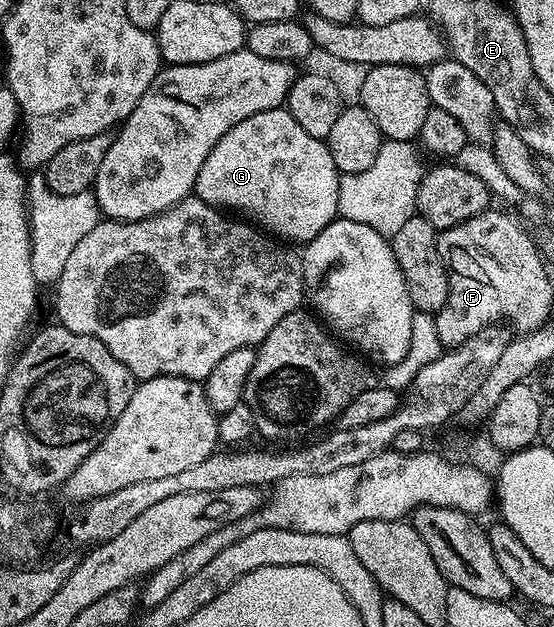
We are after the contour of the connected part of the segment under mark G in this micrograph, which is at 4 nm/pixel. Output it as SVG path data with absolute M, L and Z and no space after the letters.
M281 107L250 115L250 119L242 119L242 123L230 127L230 131L218 139L214 151L206 155L206 163L202 163L202 171L198 171L194 193L207 205L213 205L221 211L231 211L255 223L273 238L288 243L307 243L314 240L331 221L337 220L341 176L327 144L321 138L307 133L298 124L298 119L294 119L287 108Z

